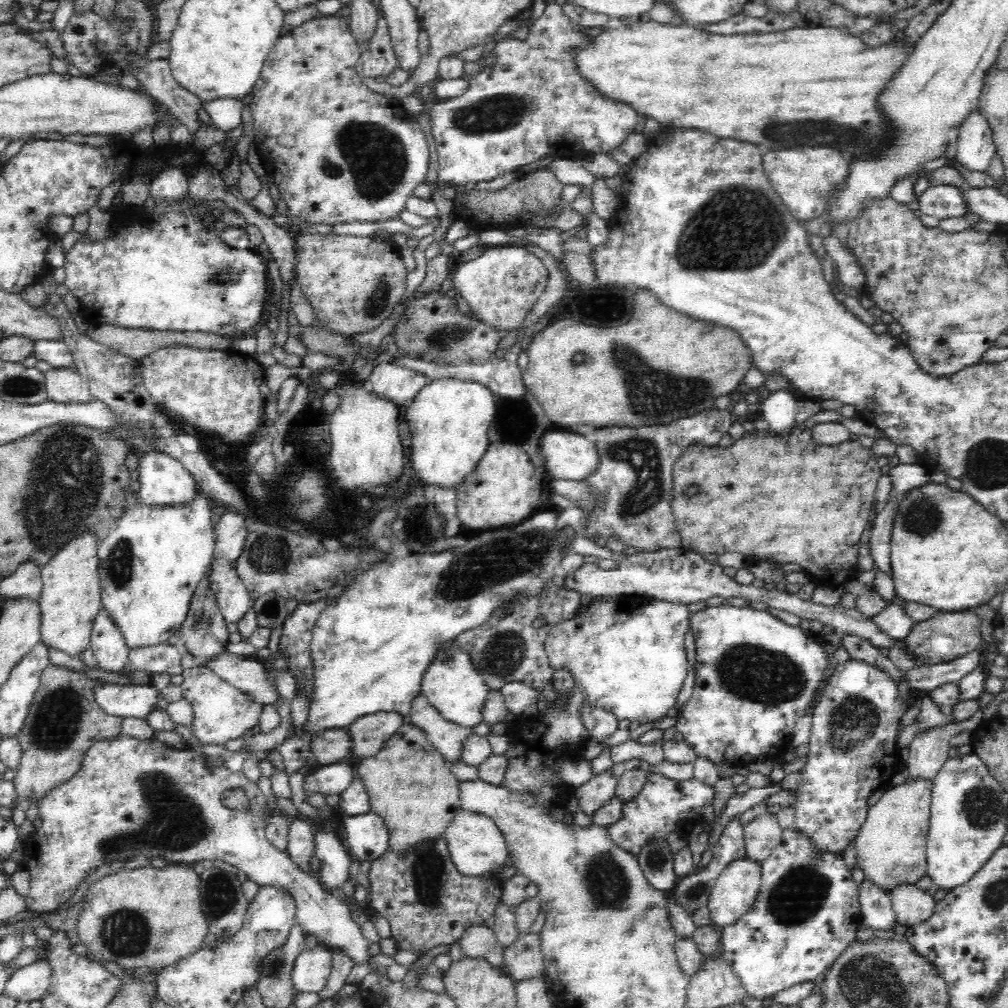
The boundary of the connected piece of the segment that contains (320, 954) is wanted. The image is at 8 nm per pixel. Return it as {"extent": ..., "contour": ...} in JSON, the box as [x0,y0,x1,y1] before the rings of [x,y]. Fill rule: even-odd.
{"extent":[291,944,332,992],"contour":[[[322,944],[305,949],[294,961],[291,972],[293,989],[296,992],[318,992],[330,974],[332,951]]]}

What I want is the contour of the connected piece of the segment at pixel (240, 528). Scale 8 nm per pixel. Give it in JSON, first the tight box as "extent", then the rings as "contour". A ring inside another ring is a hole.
{"extent":[215,512,249,563],"contour":[[[228,512],[220,518],[220,522],[215,526],[215,559],[226,558],[235,563],[244,554],[249,538],[245,520],[242,514],[235,512]]]}

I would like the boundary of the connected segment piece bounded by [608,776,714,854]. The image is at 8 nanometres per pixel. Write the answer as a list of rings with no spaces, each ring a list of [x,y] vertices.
[[[650,776],[642,792],[639,792],[632,803],[624,805],[622,818],[612,826],[608,826],[610,837],[624,849],[638,854],[642,845],[651,834],[668,835],[675,828],[681,829],[698,818],[703,806],[713,800],[714,790],[692,778],[687,782],[674,782],[660,776]]]

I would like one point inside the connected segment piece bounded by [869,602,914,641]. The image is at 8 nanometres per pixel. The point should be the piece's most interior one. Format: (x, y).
(892, 622)

